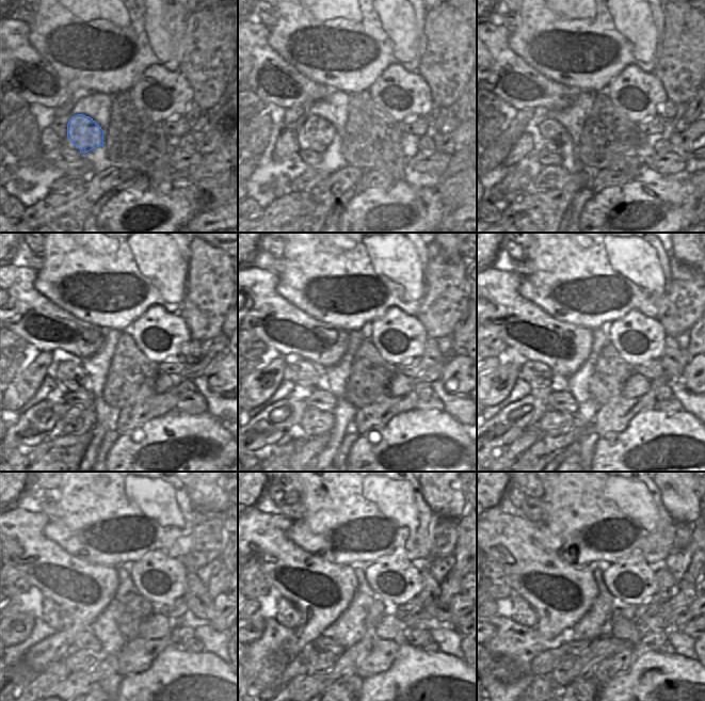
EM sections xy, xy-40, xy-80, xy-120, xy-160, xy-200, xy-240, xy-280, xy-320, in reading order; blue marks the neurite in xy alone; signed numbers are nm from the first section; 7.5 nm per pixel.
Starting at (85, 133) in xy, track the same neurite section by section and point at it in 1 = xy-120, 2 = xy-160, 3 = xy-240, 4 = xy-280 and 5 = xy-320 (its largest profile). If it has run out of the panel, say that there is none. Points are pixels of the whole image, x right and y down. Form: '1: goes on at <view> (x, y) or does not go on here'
1: goes on at xy-120 (67, 369)
2: goes on at xy-160 (302, 372)
3: goes on at xy-240 (52, 614)
4: goes on at xy-280 (289, 616)
5: goes on at xy-320 (524, 614)

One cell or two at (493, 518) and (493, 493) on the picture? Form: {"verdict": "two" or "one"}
{"verdict": "two"}

